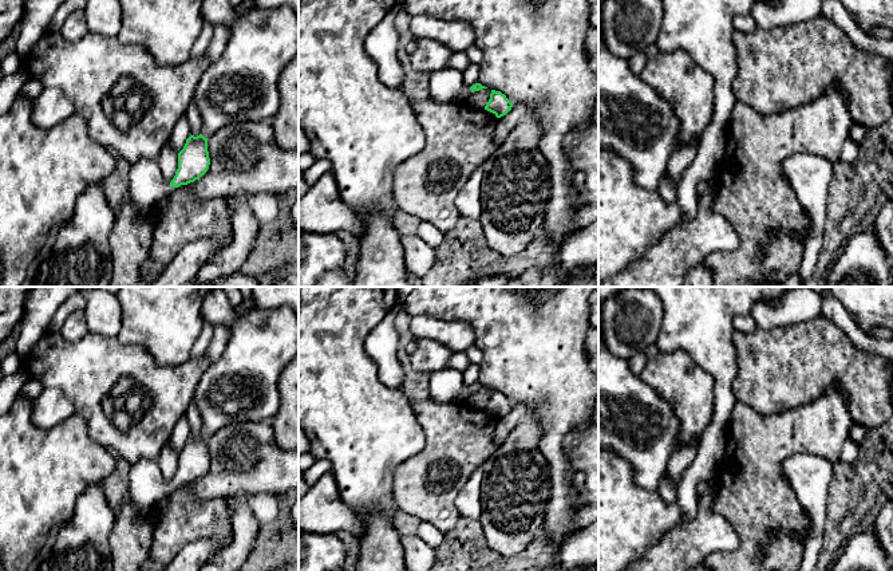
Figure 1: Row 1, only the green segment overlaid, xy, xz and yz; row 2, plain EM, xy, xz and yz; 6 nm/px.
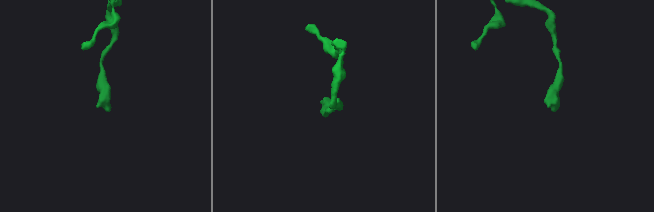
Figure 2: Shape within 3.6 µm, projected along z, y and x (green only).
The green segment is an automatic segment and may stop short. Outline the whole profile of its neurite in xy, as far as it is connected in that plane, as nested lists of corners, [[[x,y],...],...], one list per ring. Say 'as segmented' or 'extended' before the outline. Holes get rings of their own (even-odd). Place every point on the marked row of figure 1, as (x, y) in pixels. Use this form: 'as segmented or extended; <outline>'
extended; [[[202,134],[190,135],[178,153],[178,169],[170,184],[163,180],[157,160],[141,158],[130,165],[129,196],[137,206],[137,213],[157,205],[170,194],[174,188],[187,185],[202,177],[210,165],[208,138]]]

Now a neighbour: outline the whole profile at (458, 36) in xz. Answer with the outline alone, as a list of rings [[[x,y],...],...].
[[[430,13],[411,16],[408,24],[414,38],[432,39],[453,52],[465,52],[475,44],[474,32],[467,23],[444,20]]]

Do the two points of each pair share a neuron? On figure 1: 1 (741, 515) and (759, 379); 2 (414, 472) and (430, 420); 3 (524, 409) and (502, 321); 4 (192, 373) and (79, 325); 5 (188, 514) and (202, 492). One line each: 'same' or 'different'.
1: different
2: same
3: different
4: different
5: different

